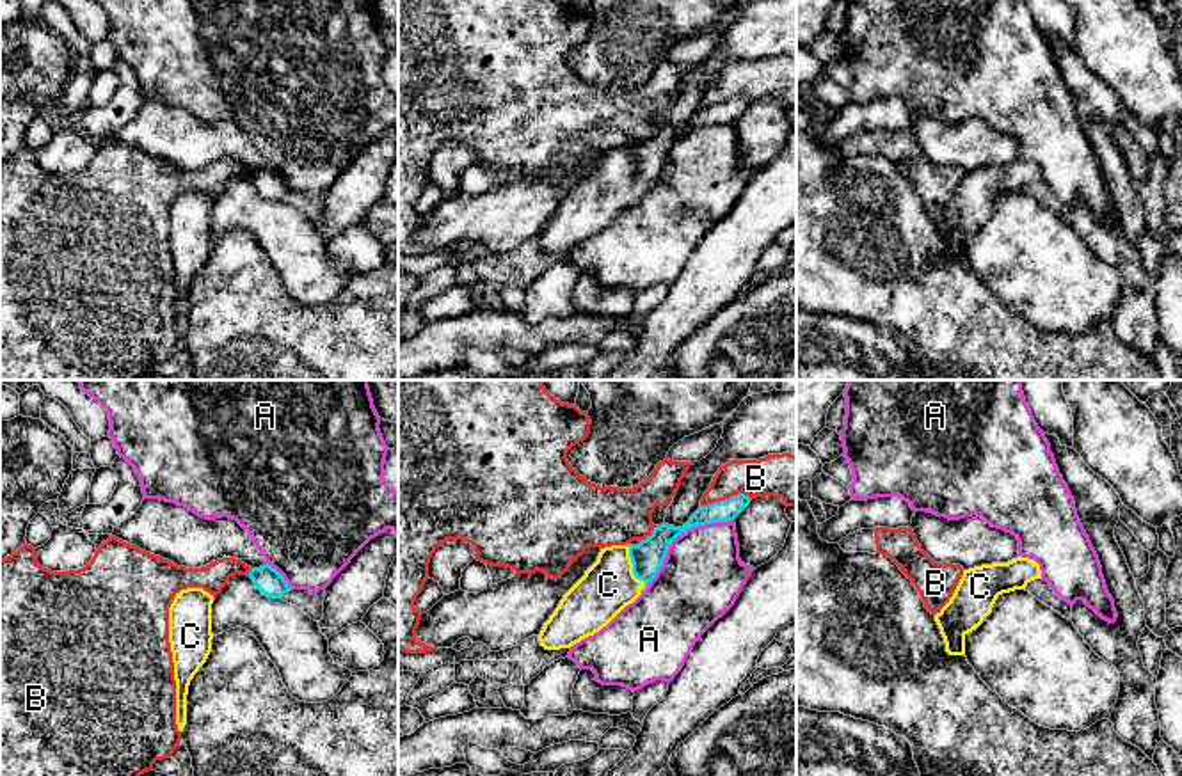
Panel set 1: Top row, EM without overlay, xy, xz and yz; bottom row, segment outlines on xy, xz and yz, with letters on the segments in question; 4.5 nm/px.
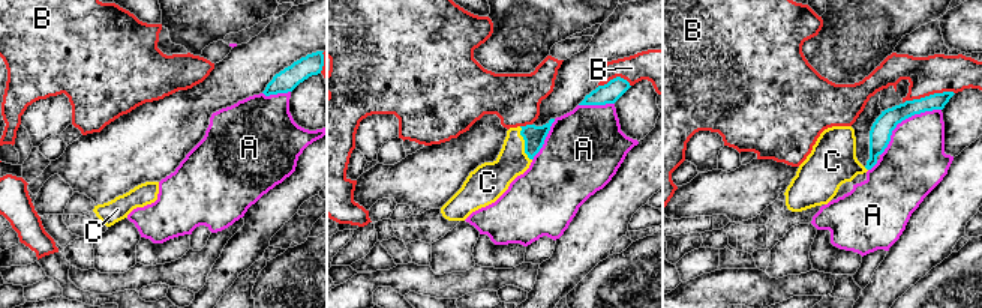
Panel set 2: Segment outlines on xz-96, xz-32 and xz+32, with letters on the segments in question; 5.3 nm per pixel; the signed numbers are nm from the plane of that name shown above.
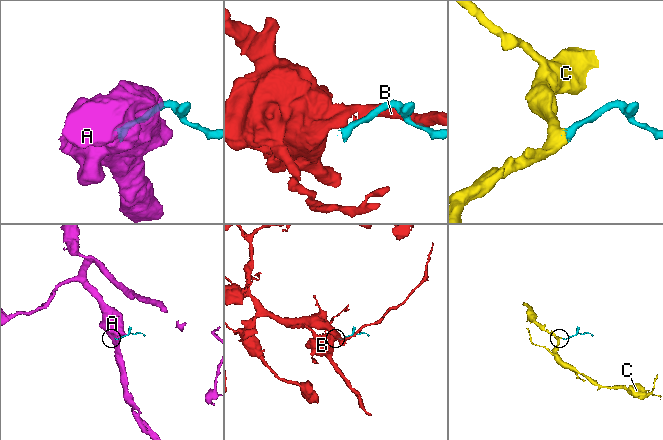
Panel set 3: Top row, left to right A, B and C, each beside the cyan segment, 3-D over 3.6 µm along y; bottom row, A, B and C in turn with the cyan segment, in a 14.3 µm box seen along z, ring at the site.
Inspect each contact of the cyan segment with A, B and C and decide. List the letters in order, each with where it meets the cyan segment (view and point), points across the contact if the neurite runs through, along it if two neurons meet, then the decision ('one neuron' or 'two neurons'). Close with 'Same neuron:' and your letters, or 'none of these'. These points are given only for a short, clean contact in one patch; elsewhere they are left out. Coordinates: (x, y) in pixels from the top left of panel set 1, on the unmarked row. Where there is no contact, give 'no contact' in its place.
A: contact xz (676, 139); two neurons
B: contact xz (726, 102); two neurons
C: contact xz (633, 173); way xz (647, 158), (633, 173), (624, 173), (608, 187); one neuron
Same neuron: C

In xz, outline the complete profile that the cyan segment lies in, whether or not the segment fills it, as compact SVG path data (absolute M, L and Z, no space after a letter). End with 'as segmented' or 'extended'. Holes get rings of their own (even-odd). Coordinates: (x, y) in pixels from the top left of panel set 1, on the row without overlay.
M745 96L700 108L683 130L661 126L638 147L601 151L597 163L563 197L544 226L539 243L546 252L571 250L606 229L633 206L656 179L672 144L695 128L734 123L748 107Z; extended

